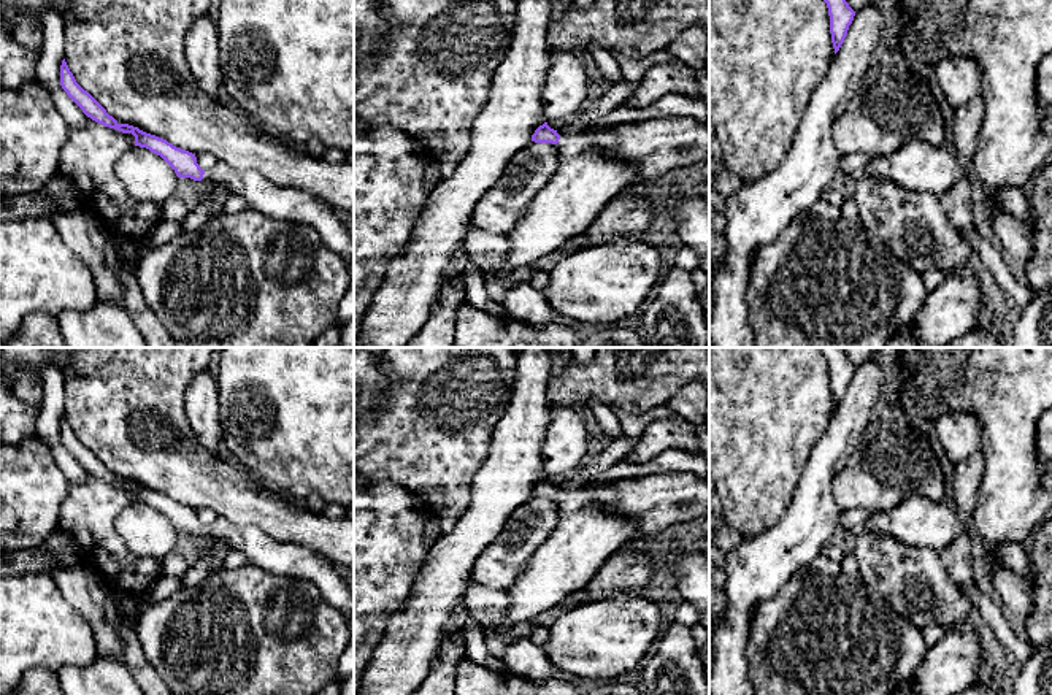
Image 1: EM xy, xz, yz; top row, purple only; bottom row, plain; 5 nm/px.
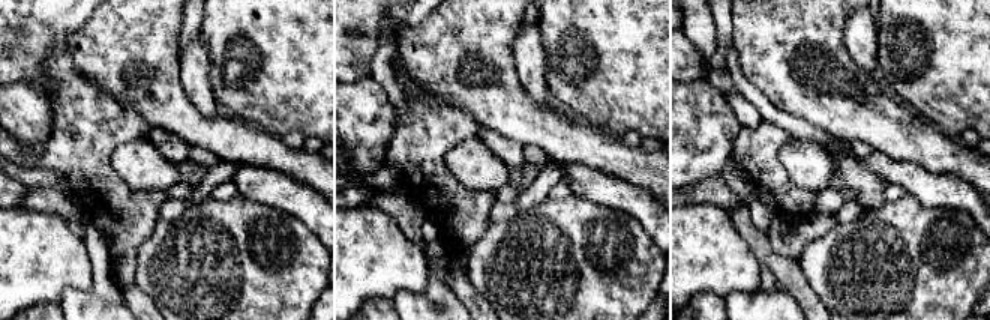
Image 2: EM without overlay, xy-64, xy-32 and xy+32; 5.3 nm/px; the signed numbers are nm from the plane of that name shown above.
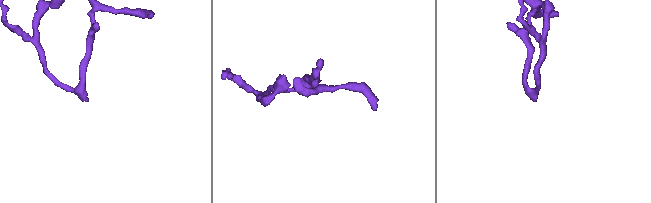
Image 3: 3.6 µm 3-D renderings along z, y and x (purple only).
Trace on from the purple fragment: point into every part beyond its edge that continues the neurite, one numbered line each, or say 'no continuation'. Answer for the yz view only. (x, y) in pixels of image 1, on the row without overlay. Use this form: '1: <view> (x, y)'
no continuation

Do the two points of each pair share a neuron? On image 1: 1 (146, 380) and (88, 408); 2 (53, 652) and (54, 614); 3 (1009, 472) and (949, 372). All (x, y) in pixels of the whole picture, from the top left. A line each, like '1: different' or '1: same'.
1: same
2: same
3: same

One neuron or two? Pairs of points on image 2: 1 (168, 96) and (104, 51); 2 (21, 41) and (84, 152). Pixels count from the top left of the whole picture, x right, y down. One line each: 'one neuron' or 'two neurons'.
1: one neuron
2: one neuron

